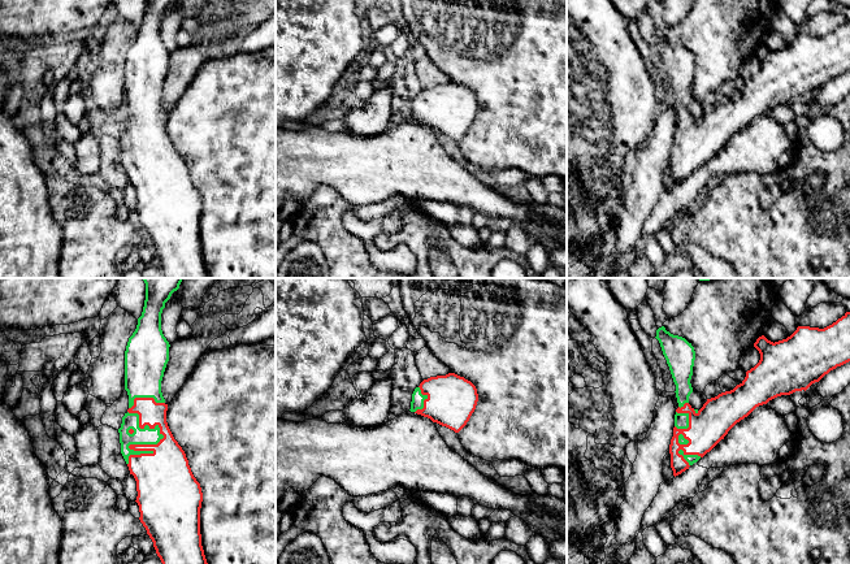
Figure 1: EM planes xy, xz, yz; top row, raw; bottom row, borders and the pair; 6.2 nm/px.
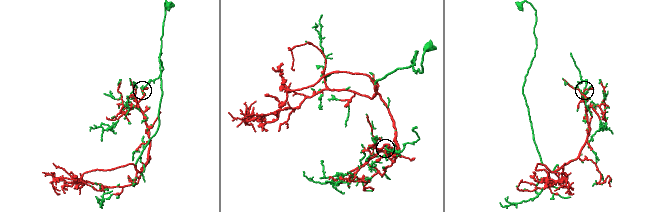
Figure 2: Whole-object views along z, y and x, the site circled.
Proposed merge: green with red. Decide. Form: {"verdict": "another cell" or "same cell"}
{"verdict": "same cell"}

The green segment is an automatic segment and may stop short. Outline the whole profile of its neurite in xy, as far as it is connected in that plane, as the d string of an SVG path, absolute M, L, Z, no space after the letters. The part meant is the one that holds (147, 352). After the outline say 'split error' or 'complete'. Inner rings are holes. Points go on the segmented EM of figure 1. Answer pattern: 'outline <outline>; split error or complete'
outline M183 278L142 279L146 283L144 307L125 351L125 390L129 395L129 409L118 429L121 454L136 481L135 502L139 506L139 520L152 539L161 563L208 564L200 534L201 487L191 472L185 451L168 426L168 404L161 392L170 347L161 330L161 313Z; split error

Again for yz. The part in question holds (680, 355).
outline M846 312L841 318L824 329L798 326L790 337L775 343L764 335L759 337L754 343L754 347L760 353L759 363L746 372L746 377L740 385L730 391L707 399L699 411L689 404L689 396L693 392L690 379L695 360L694 347L685 338L667 331L664 326L656 330L655 338L660 343L676 385L675 392L678 408L676 409L673 437L669 444L671 468L676 477L710 452L737 422L747 417L756 407L767 404L781 395L806 391L831 370L849 363L850 312Z; split error

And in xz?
outline M448 373L424 379L412 394L409 411L459 433L477 402L476 386L464 377Z; split error

